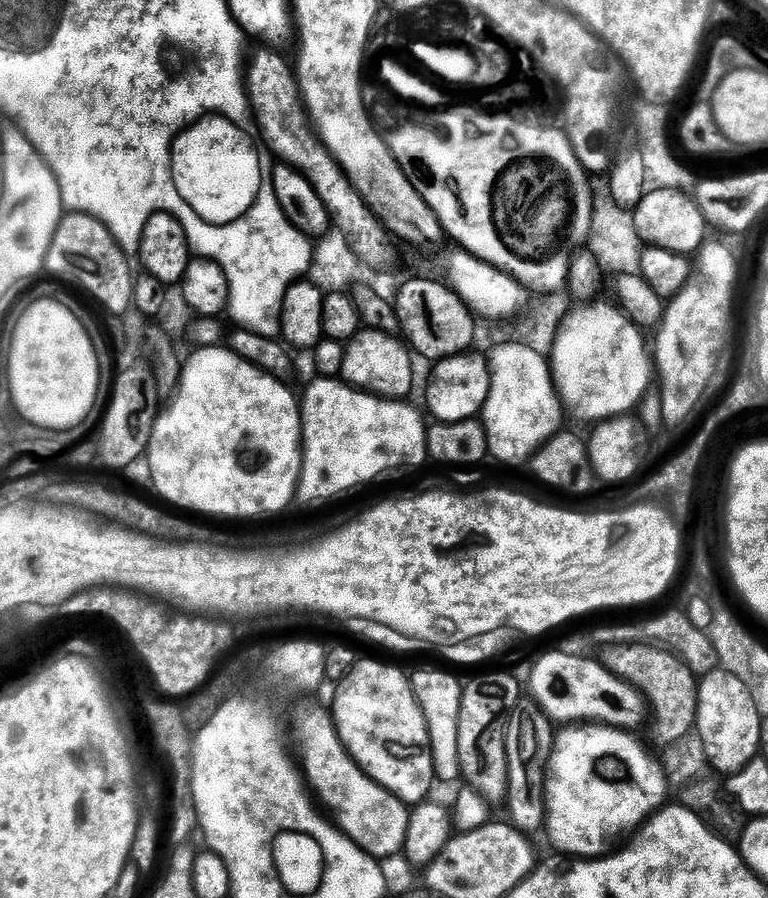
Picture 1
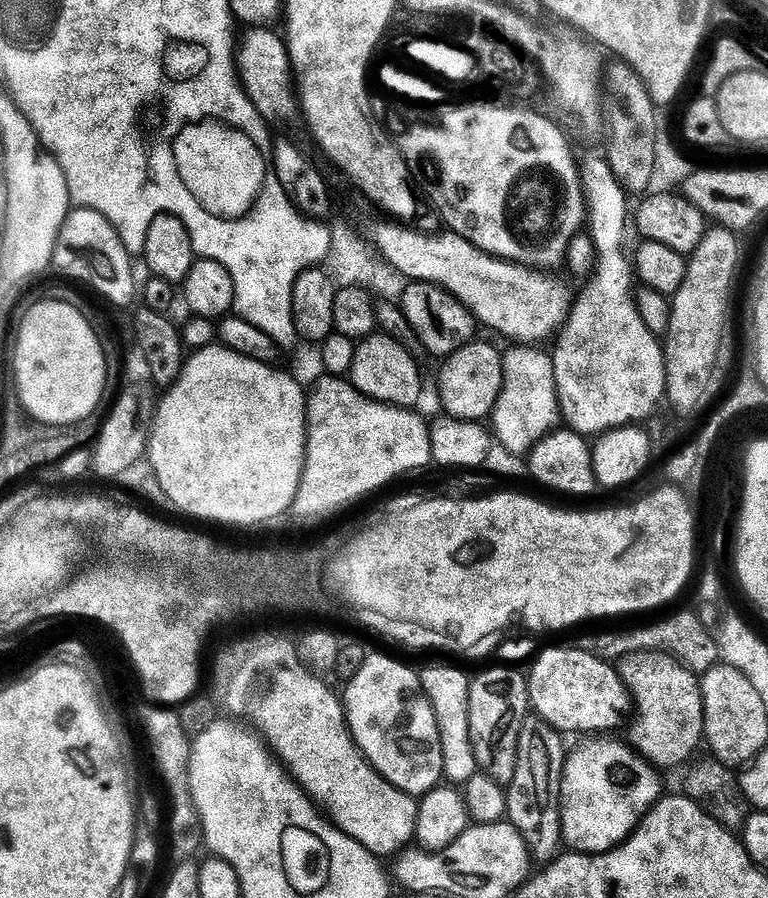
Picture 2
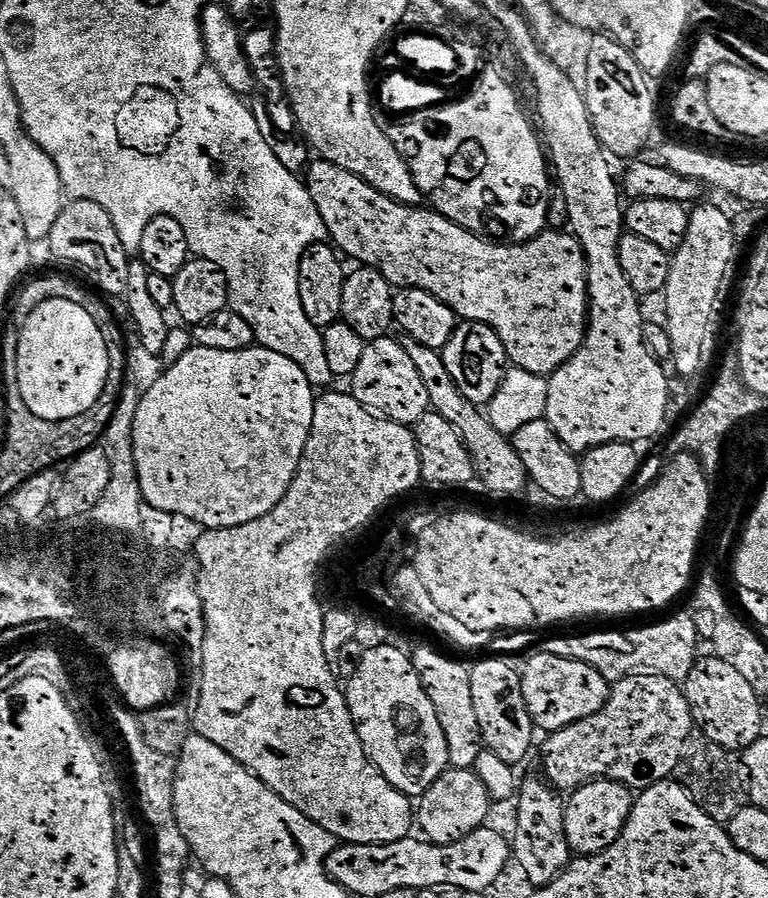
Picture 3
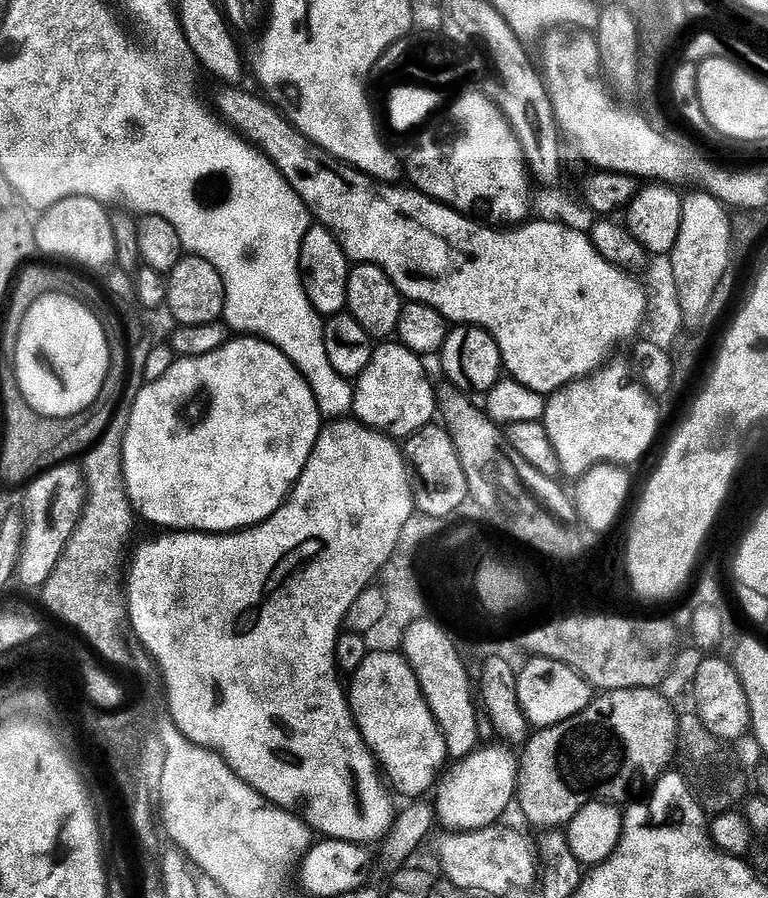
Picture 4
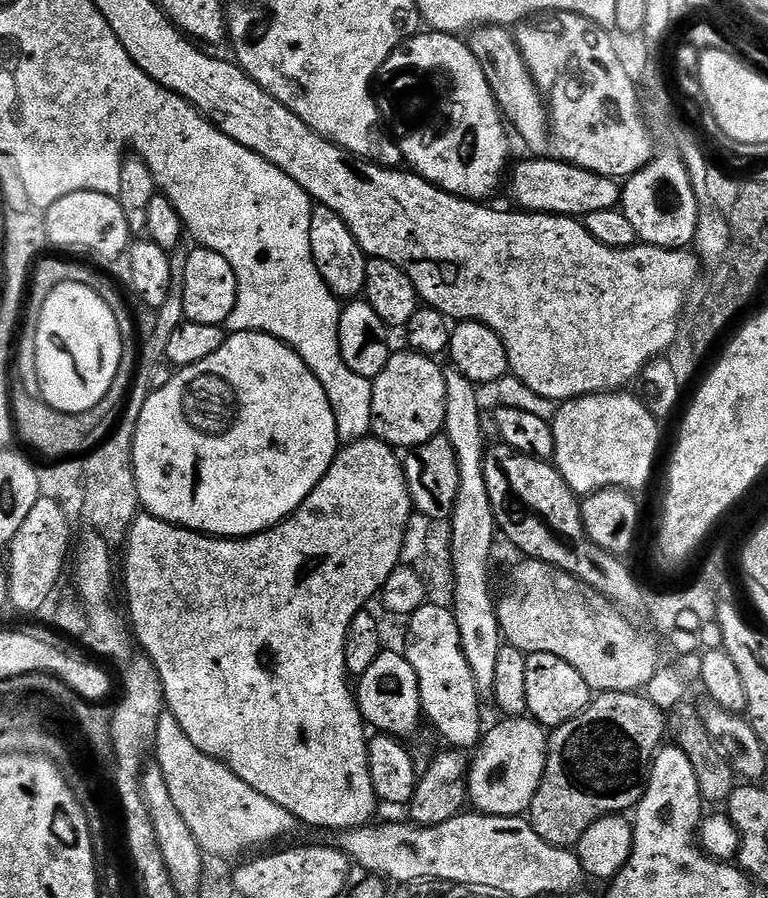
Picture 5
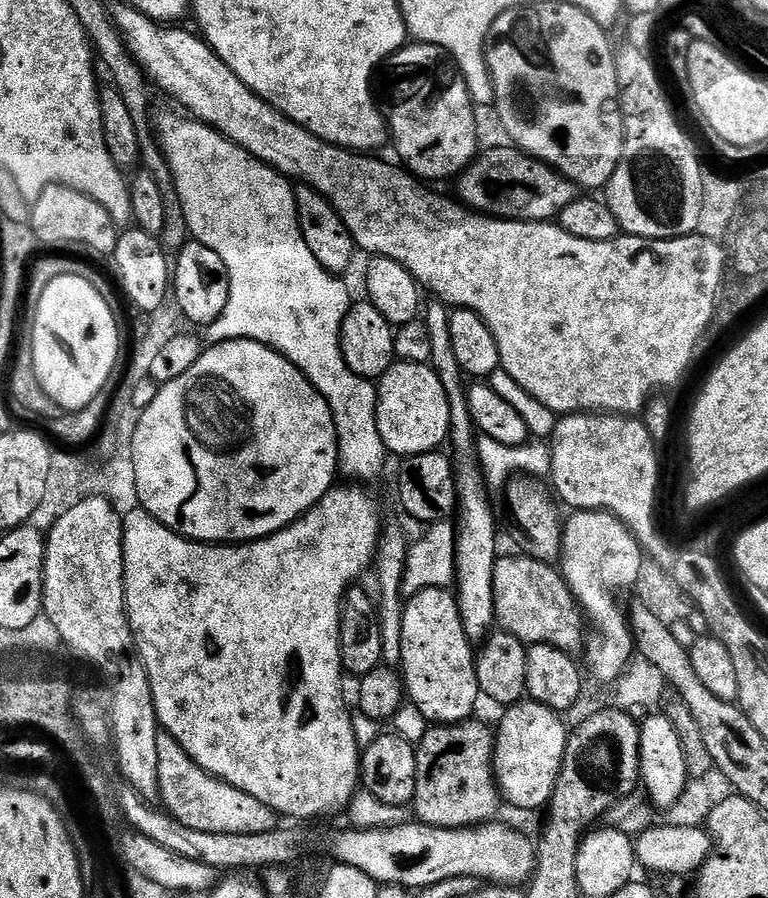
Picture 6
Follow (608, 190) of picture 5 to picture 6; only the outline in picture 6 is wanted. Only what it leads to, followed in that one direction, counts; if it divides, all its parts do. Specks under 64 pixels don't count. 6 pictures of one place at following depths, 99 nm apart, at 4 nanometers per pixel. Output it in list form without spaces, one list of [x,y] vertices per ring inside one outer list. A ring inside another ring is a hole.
[[[515,146],[507,147],[490,149],[460,173],[459,199],[469,208],[501,220],[555,221],[566,206],[578,199],[577,185],[553,165]]]

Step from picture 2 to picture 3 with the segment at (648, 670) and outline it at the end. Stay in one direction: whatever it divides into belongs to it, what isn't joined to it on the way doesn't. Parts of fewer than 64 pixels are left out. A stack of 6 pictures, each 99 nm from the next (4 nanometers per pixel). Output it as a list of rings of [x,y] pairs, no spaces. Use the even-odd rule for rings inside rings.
[[[637,674],[611,685],[606,706],[582,722],[574,722],[551,733],[544,744],[544,772],[548,784],[556,790],[583,788],[594,780],[617,780],[633,790],[643,790],[660,784],[681,767],[684,747],[694,732],[694,713],[685,689],[677,681],[655,674]]]

